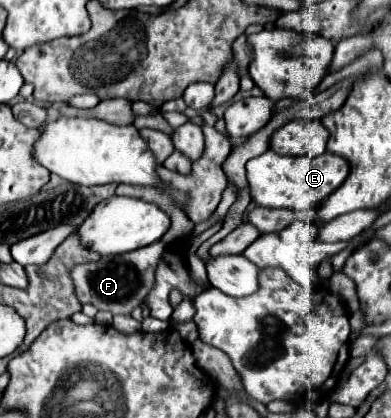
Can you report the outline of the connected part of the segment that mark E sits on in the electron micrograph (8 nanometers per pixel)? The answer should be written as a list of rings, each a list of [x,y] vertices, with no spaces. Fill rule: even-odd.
[[[273,149],[247,161],[247,179],[251,185],[251,199],[261,207],[291,209],[291,211],[313,211],[317,209],[335,189],[343,185],[349,175],[347,159],[331,155],[329,151],[319,157],[289,157],[277,155]]]

